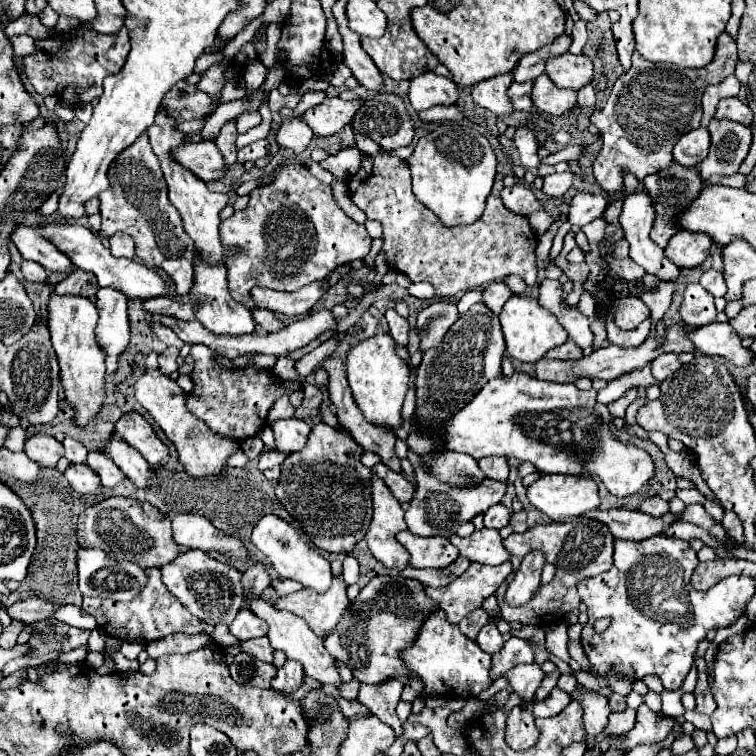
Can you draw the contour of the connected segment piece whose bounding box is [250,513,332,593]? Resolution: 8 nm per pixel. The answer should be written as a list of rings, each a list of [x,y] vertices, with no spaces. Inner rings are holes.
[[[264,515],[252,529],[250,535],[252,545],[270,561],[270,565],[274,567],[274,571],[284,577],[284,579],[294,579],[298,583],[302,583],[304,587],[312,587],[318,593],[328,591],[330,583],[332,583],[332,569],[330,569],[330,561],[324,559],[318,549],[314,549],[312,545],[308,545],[306,541],[302,541],[302,537],[298,535],[298,531],[282,521],[278,515]]]

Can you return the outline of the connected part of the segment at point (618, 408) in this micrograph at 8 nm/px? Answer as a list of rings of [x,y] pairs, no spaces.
[[[632,387],[632,389],[626,391],[618,401],[614,401],[614,403],[608,405],[610,415],[612,415],[612,417],[620,417],[620,419],[624,419],[624,417],[626,417],[626,407],[628,407],[636,397],[638,397],[638,389]]]

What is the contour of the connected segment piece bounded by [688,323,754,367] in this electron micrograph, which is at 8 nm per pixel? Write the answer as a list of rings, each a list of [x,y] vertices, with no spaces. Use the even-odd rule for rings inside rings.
[[[710,323],[692,331],[688,337],[704,355],[722,357],[736,367],[748,367],[754,361],[754,353],[742,347],[742,339],[730,323]]]

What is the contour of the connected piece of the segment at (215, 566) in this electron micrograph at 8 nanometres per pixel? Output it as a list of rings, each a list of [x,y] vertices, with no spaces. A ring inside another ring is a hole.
[[[190,549],[178,555],[172,563],[164,565],[162,581],[166,589],[182,601],[182,605],[196,615],[198,619],[212,623],[212,625],[230,625],[232,619],[238,615],[244,603],[244,589],[242,589],[242,573],[228,563],[212,559],[208,553],[200,549]]]

